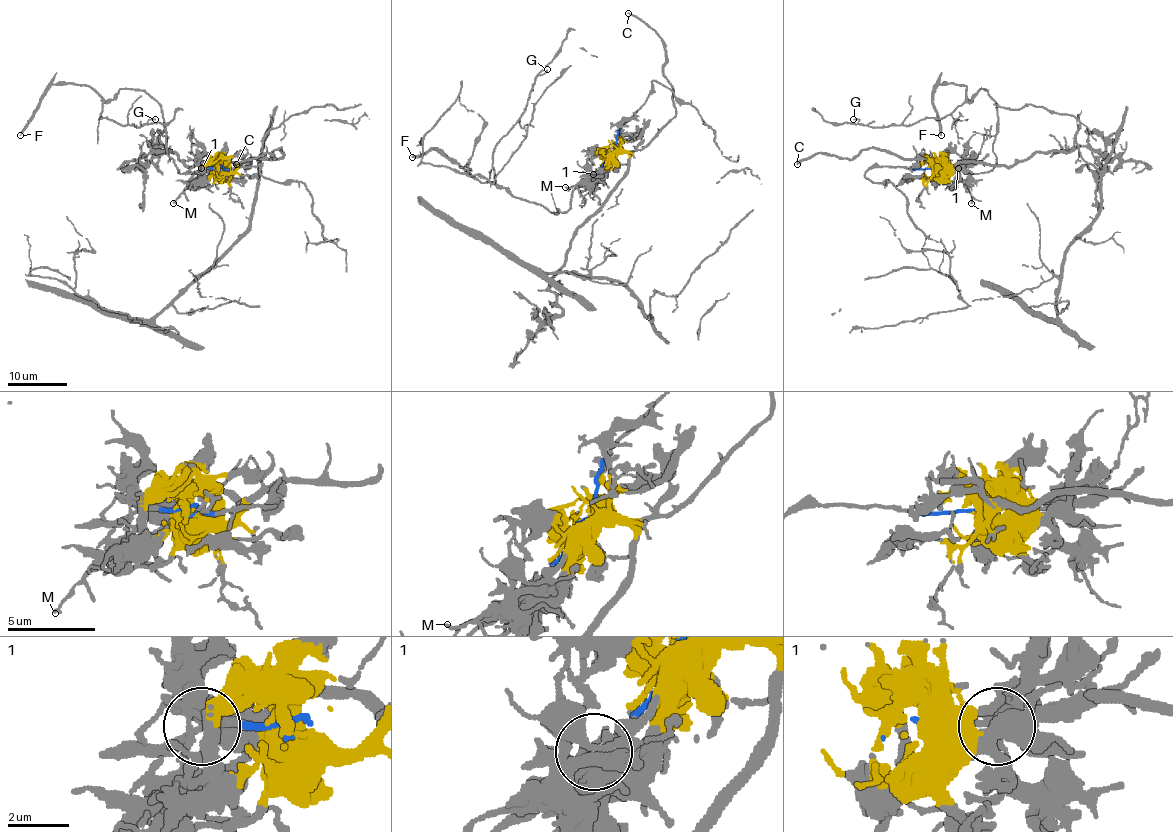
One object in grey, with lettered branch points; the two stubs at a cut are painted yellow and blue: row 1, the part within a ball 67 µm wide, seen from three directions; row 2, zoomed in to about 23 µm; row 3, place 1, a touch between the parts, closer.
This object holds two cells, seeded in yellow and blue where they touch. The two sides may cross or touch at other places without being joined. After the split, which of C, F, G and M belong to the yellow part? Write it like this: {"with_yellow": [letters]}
{"with_yellow": ["C", "M"]}

